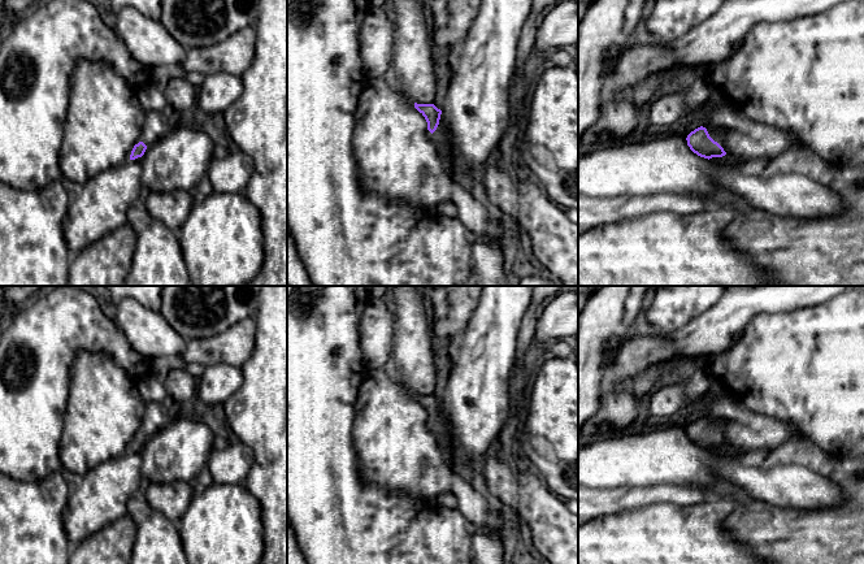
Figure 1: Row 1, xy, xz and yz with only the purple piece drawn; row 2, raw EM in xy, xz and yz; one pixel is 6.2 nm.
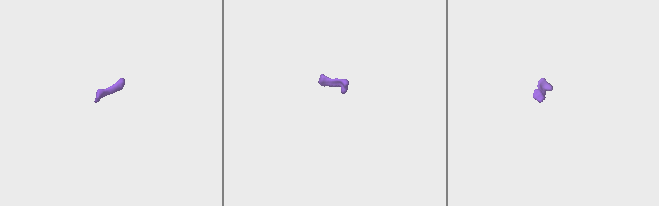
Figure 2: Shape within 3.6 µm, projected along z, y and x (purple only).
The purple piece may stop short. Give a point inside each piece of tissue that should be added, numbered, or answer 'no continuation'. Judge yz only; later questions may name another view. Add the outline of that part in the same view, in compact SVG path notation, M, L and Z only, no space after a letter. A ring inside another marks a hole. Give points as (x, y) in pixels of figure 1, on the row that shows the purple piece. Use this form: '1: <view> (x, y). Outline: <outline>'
1: yz (716, 137). Outline: M707 127L707 131L708 131L709 136L711 136L715 142L717 142L717 143L724 148L724 151L725 151L724 136L720 135L720 134L717 134L717 133L715 133L715 131L713 131L712 129L709 129L709 127Z

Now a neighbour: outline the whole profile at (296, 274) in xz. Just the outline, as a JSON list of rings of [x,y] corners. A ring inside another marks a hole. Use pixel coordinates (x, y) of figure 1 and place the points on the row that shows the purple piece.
[[[287,225],[287,286],[313,286]]]

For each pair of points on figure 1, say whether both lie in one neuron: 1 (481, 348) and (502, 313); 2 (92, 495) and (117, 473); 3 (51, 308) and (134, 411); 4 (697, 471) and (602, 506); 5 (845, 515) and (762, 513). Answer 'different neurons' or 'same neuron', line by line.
1: same neuron
2: same neuron
3: different neurons
4: different neurons
5: same neuron

